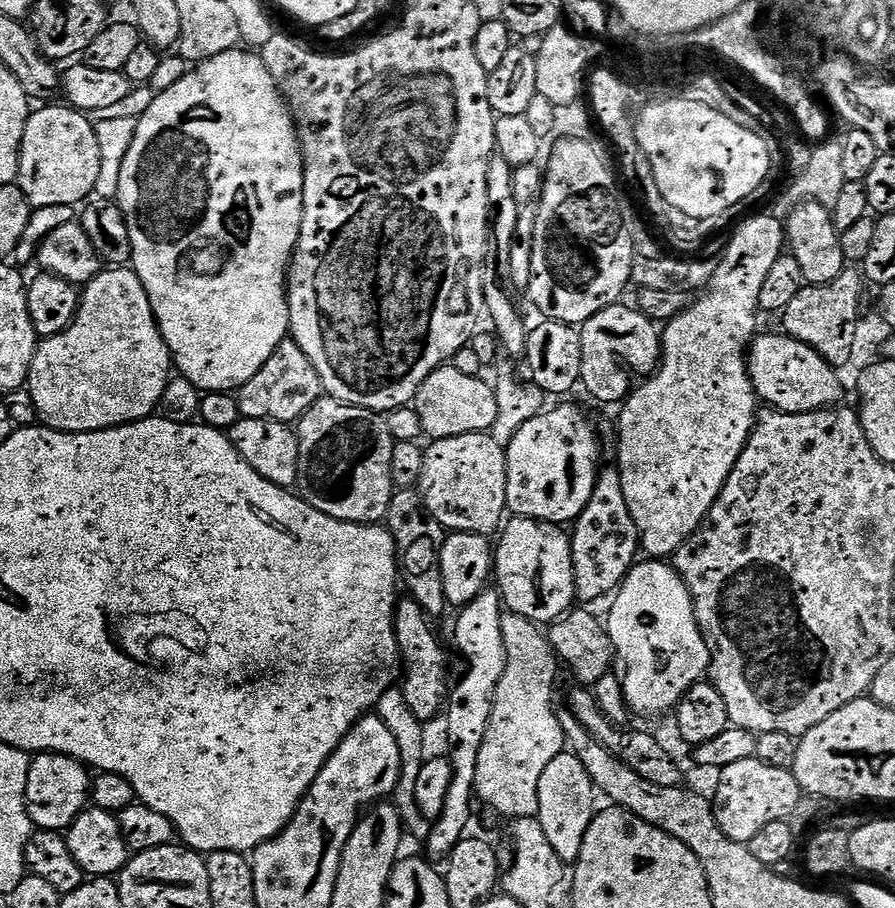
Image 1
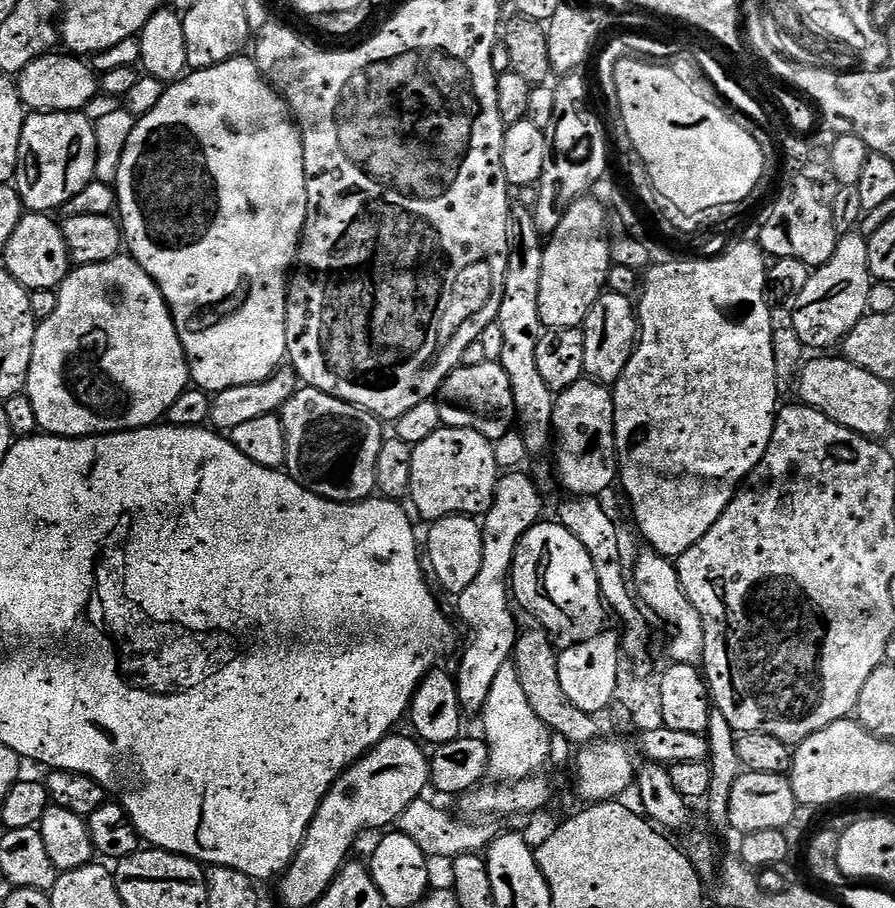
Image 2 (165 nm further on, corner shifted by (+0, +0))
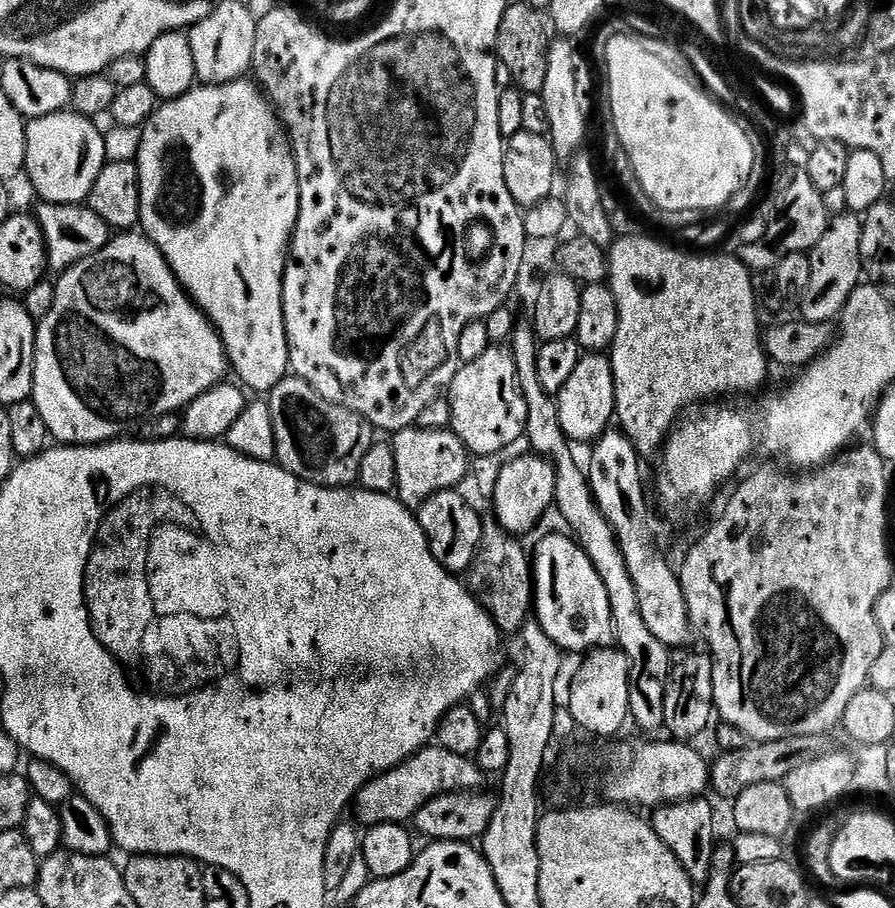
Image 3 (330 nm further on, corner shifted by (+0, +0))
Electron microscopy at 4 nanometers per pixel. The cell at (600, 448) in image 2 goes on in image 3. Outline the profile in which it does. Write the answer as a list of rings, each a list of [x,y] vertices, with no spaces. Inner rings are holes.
[[[604,354],[581,355],[578,366],[574,366],[574,374],[570,374],[555,401],[558,422],[562,422],[562,430],[569,441],[577,445],[591,445],[610,428],[616,415],[616,387],[611,359]]]

